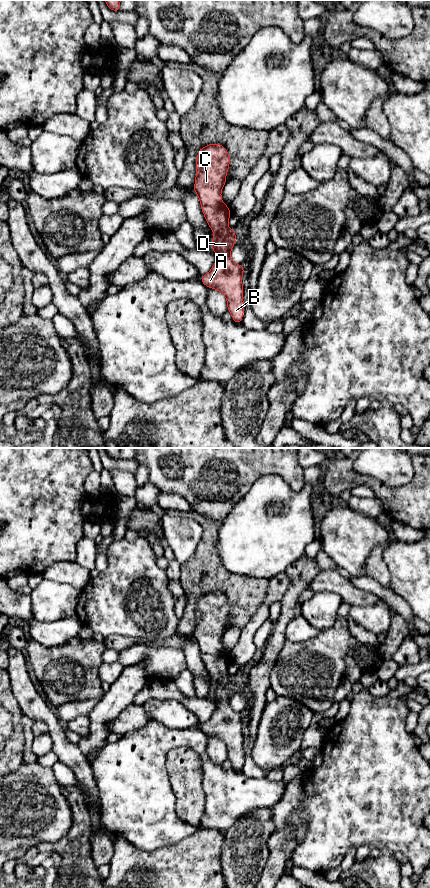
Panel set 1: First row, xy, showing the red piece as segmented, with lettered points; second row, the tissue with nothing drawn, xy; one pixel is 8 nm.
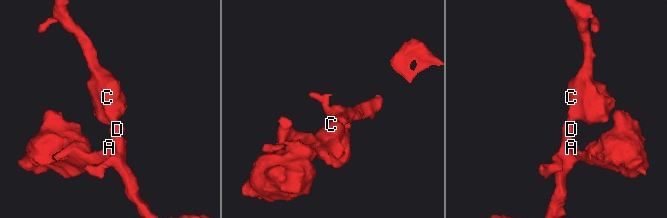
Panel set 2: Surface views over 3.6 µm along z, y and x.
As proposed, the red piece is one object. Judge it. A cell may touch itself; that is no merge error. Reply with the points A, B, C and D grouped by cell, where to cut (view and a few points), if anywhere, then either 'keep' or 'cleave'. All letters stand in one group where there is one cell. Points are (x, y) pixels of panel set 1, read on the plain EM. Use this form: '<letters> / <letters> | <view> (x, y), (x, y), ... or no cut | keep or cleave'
A B C D | no cut | keep

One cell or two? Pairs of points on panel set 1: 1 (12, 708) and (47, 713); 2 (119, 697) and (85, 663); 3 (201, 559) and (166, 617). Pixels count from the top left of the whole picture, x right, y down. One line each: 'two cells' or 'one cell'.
1: two cells
2: two cells
3: two cells

